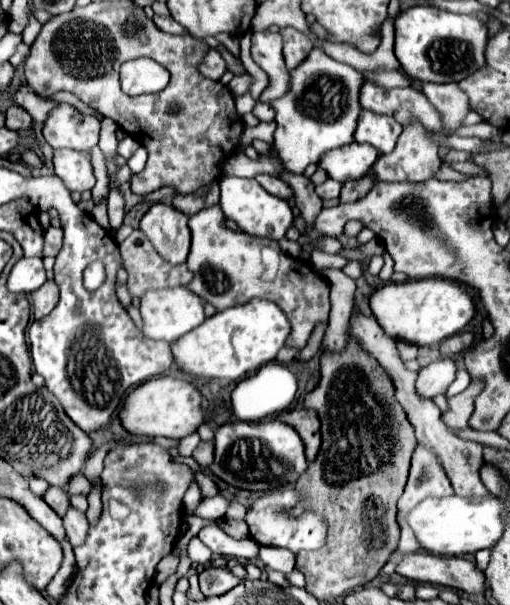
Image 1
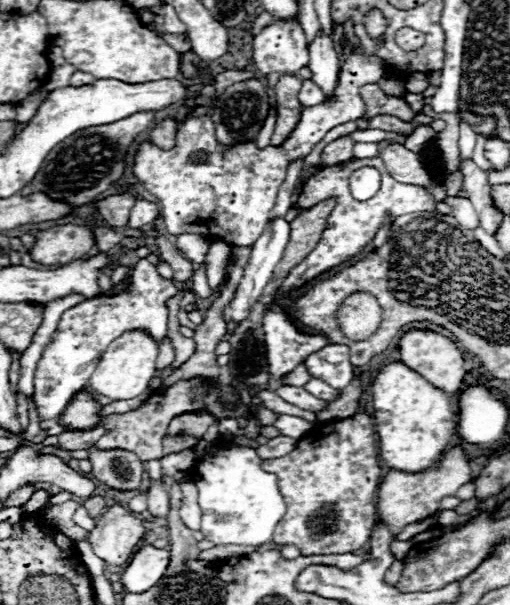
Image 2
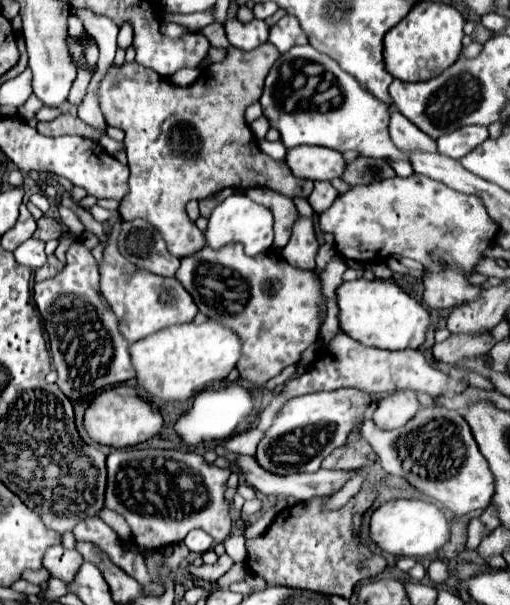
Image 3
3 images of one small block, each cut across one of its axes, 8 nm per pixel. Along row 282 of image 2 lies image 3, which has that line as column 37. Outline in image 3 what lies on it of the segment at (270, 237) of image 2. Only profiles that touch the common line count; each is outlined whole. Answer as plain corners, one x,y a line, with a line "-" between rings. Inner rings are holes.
28,238
24,244
20,244
14,250
14,256
20,264
36,270
46,264
46,252
44,252
44,242
36,238

